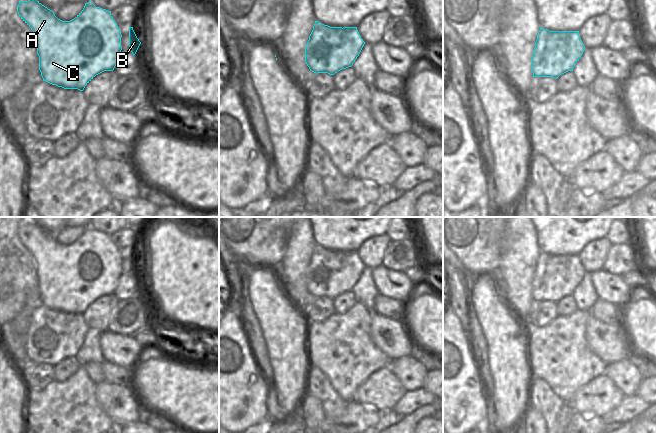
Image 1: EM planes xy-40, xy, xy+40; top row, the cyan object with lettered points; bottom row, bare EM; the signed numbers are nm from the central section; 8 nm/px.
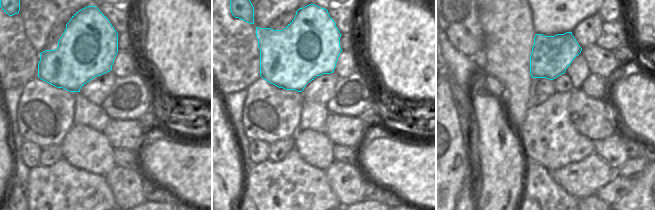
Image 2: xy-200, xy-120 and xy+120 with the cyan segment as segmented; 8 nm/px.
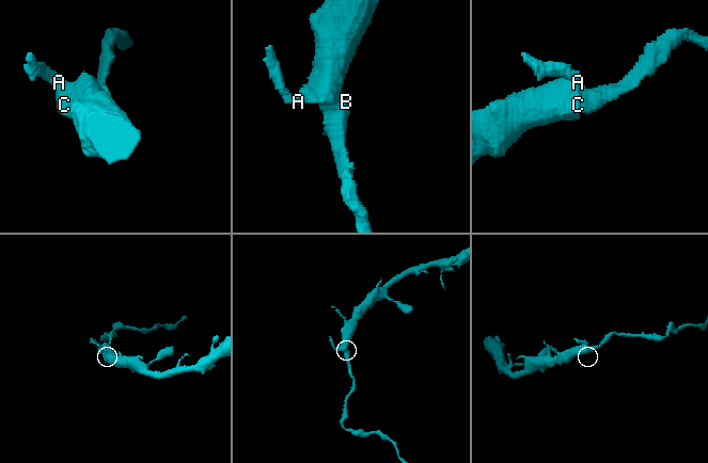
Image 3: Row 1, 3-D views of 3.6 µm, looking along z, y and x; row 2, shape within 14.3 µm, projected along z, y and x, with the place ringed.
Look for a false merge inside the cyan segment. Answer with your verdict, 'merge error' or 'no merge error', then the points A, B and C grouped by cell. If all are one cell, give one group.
merge error | A C / B

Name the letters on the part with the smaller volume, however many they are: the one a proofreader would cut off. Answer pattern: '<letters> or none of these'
B

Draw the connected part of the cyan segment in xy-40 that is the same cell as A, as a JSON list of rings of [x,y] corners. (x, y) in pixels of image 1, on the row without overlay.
[[[34,222],[19,225],[17,236],[37,262],[39,294],[43,305],[64,313],[83,315],[96,299],[114,294],[122,274],[122,259],[111,235],[96,231],[90,224],[74,243],[62,245]]]

